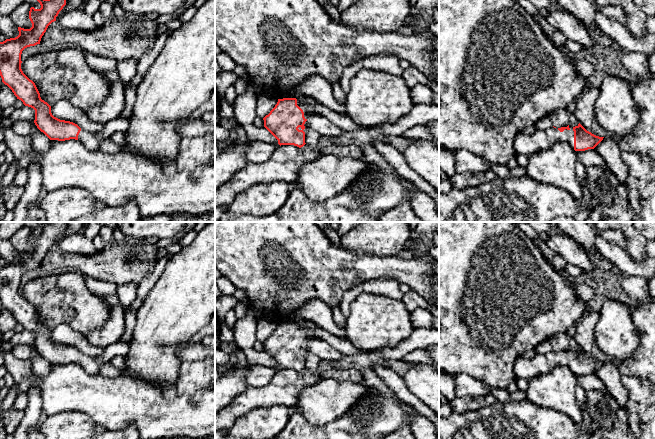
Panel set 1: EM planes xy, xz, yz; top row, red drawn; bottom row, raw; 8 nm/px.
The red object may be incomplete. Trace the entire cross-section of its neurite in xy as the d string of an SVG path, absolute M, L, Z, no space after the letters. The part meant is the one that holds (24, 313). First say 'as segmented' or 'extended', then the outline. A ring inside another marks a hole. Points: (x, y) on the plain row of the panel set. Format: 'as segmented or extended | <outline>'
extended | M66 222L35 223L40 227L41 232L30 232L29 243L32 247L32 251L30 253L18 251L19 259L17 261L0 266L0 300L2 306L12 314L17 323L21 324L25 330L31 331L35 334L34 347L50 364L65 365L75 363L79 364L87 373L96 374L104 363L110 362L115 356L120 355L125 357L128 352L129 344L119 340L107 346L101 356L91 357L81 353L73 346L60 344L52 339L51 330L41 323L35 307L23 297L21 293L21 278L25 272L40 268L41 262L46 256L48 250L56 245L59 236L66 229Z

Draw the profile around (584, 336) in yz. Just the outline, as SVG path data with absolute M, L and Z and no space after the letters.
M588 311L576 324L574 340L579 347L592 358L599 361L610 361L615 363L608 355L604 354L595 341L595 324L599 320L599 313Z

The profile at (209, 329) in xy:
M215 313L210 321L191 338L188 345L201 343L205 337L211 335L215 335Z

